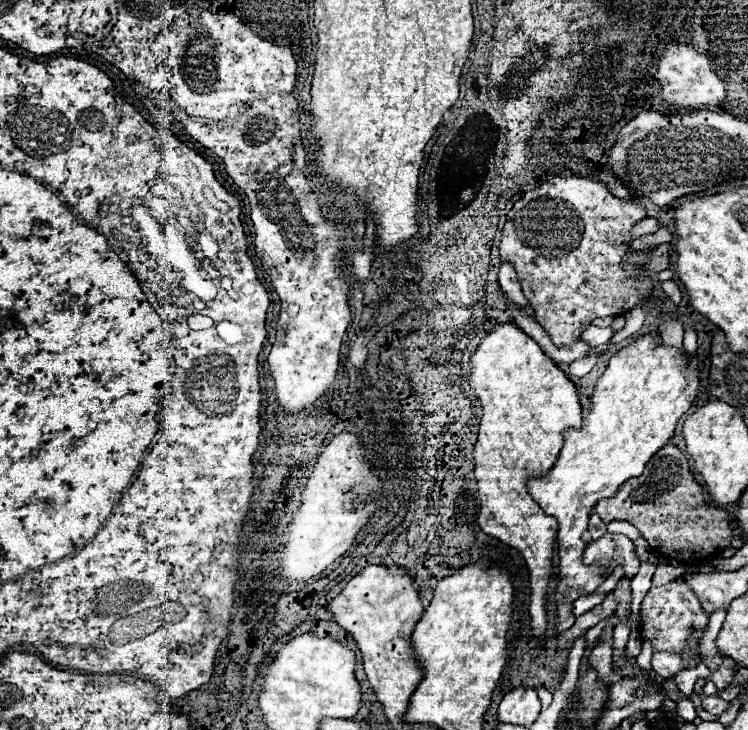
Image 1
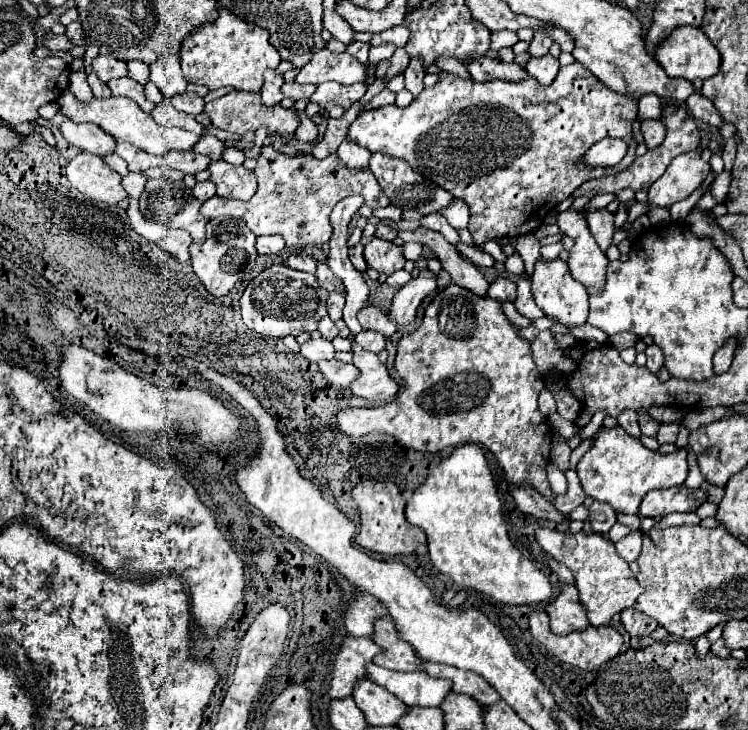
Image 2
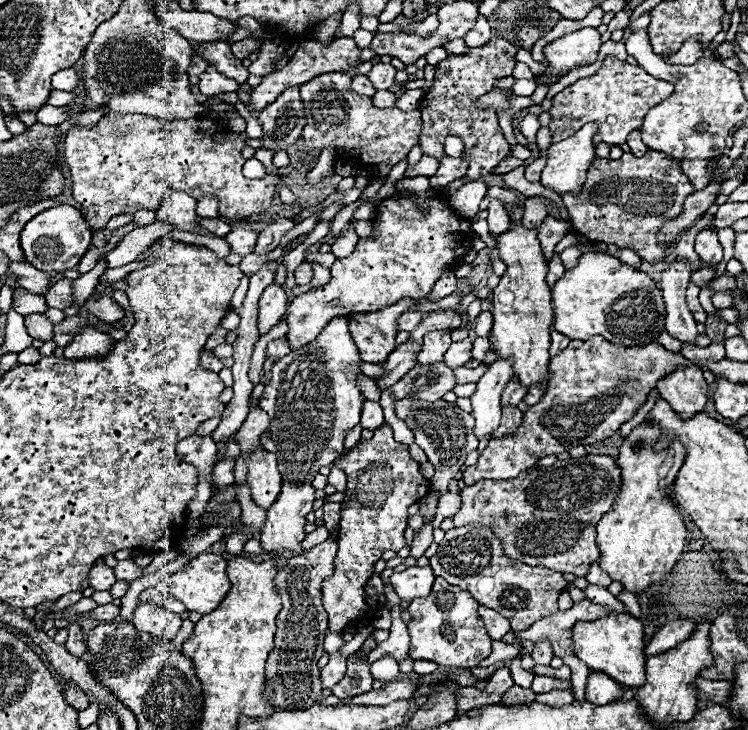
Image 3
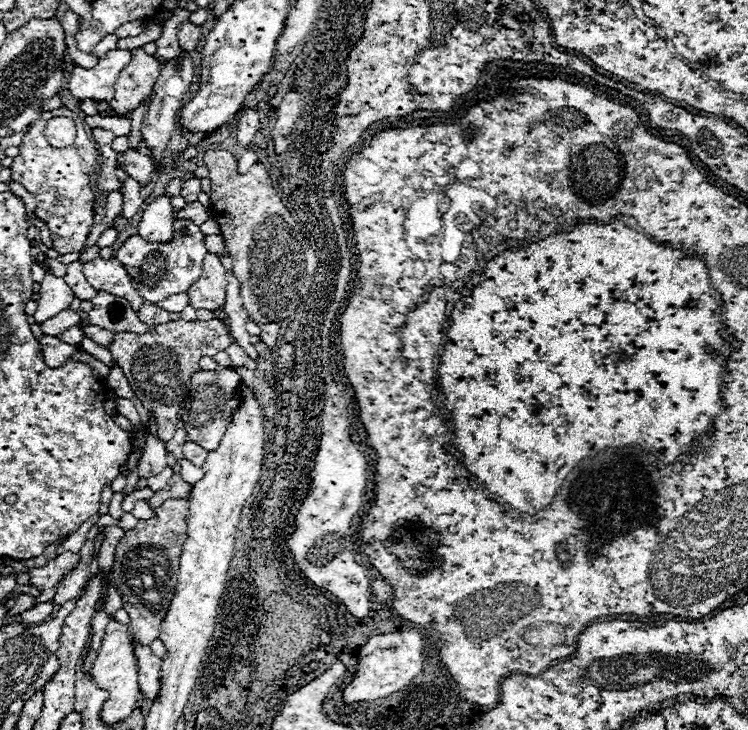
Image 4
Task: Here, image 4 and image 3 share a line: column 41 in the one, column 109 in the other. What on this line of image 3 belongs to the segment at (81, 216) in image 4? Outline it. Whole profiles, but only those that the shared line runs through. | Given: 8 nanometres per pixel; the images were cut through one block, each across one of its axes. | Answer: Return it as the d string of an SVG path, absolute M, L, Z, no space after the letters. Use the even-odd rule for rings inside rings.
M106 114L96 128L72 128L64 140L64 158L66 166L72 168L72 192L74 200L82 204L86 222L98 230L106 228L108 220L118 214L134 214L142 208L158 210L168 194L184 190L194 198L200 198L204 192L220 198L220 216L226 220L238 222L246 220L250 214L260 214L270 208L274 190L278 186L278 176L266 176L262 180L248 180L242 176L244 158L240 150L246 146L246 134L230 134L230 130L216 120L176 120L164 124L152 116L112 116Z

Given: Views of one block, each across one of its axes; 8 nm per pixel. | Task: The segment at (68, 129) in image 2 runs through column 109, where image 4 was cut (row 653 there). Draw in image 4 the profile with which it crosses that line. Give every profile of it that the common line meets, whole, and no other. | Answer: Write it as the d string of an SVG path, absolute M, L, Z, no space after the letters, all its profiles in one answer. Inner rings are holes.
M134 640L134 654L138 656L138 684L140 692L148 698L156 698L160 690L160 658L150 650L150 646L138 644Z

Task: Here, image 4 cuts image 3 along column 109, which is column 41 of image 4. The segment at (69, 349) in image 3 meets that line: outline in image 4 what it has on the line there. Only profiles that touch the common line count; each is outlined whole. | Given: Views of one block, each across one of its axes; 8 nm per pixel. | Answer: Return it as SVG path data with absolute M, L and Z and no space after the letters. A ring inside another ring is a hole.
M40 336L38 338L42 354L46 356L46 364L50 364L50 368L60 368L66 360L72 358L72 354L78 350L78 346L66 344L54 336Z

